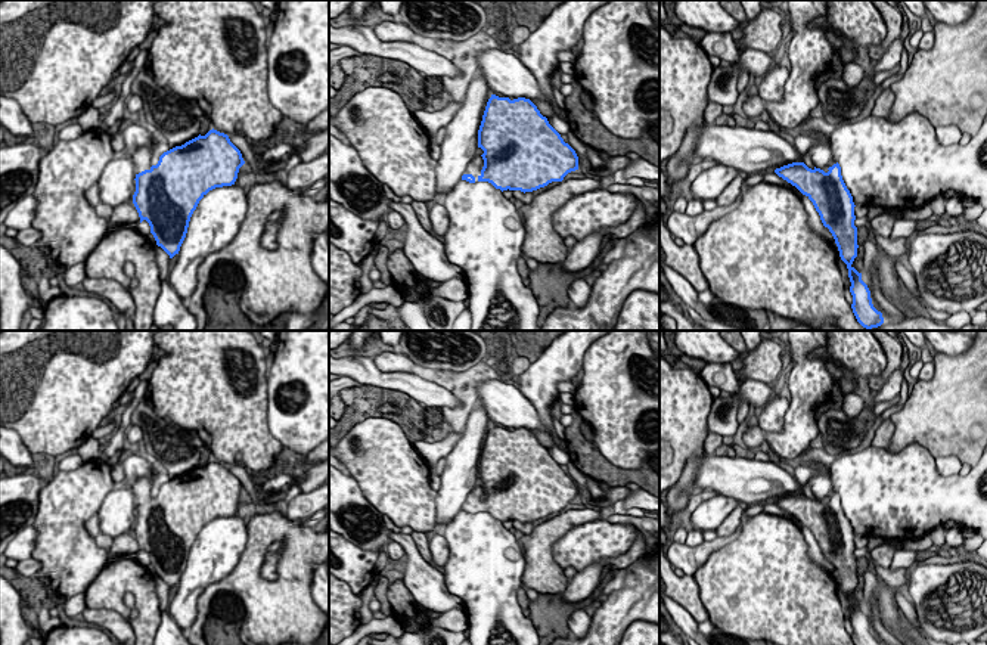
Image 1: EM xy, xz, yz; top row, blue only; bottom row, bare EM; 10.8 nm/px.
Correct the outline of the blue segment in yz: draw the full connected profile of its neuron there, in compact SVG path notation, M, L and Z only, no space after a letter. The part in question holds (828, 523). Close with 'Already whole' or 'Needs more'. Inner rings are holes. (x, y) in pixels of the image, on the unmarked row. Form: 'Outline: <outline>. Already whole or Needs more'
Outline: M807 458L807 463L816 469L808 481L814 493L814 499L808 499L804 493L792 493L776 499L775 503L795 517L814 536L825 558L832 564L839 582L841 590L847 595L851 613L850 623L853 626L854 645L882 645L878 642L870 629L867 615L862 611L851 595L857 587L857 558L854 556L854 533L847 520L841 497L834 490L829 471L822 468L822 461Z. Needs more

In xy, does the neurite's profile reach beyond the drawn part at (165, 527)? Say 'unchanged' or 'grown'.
grown

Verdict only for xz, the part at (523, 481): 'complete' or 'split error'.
split error

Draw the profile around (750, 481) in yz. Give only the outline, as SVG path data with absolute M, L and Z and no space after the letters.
M710 455L696 469L695 487L711 489L744 506L769 503L804 491L804 484L782 469L776 461L717 455Z

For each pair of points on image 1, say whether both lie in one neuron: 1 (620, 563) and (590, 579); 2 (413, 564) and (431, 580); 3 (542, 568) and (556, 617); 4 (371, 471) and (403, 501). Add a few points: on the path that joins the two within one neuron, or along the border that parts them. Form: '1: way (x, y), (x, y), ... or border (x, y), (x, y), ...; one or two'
1: way (613, 561), (604, 563), (595, 571); one
2: way (418, 568), (427, 577); one
3: border (539, 592), (561, 594); two
4: way (378, 476), (396, 493); one

